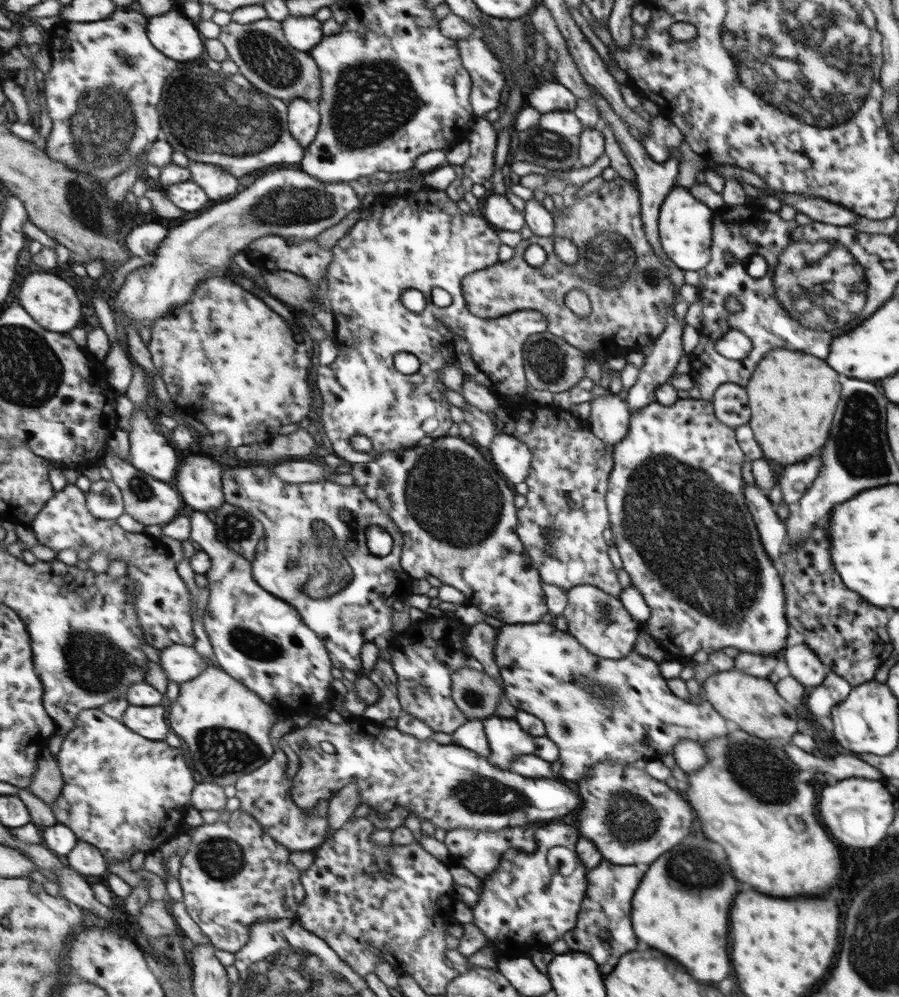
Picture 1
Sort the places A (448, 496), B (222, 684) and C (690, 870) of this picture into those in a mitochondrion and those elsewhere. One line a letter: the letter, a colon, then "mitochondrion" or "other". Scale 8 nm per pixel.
A: mitochondrion
B: other
C: mitochondrion

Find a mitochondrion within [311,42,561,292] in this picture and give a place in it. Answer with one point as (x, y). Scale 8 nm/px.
(374, 98)

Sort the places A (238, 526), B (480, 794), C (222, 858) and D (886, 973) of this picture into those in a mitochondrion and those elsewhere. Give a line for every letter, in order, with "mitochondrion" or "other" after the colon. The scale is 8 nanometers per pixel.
A: mitochondrion
B: mitochondrion
C: mitochondrion
D: mitochondrion

